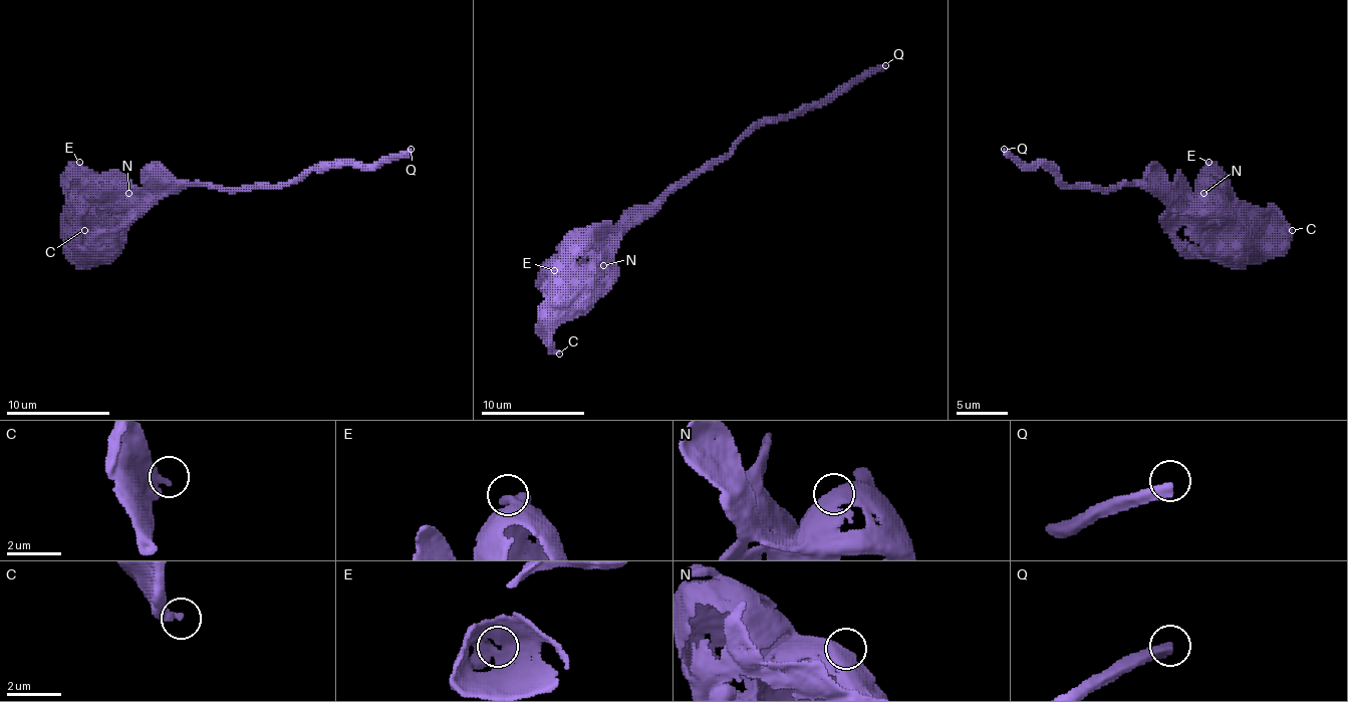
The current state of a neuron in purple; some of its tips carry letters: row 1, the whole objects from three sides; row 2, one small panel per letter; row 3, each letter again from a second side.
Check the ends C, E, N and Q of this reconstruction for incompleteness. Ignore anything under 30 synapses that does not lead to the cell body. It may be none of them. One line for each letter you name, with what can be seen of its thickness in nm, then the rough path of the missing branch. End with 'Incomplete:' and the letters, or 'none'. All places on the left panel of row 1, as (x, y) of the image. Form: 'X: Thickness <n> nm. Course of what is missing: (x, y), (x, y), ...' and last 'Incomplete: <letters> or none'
Q: Thickness 400 nm
Incomplete: Q

